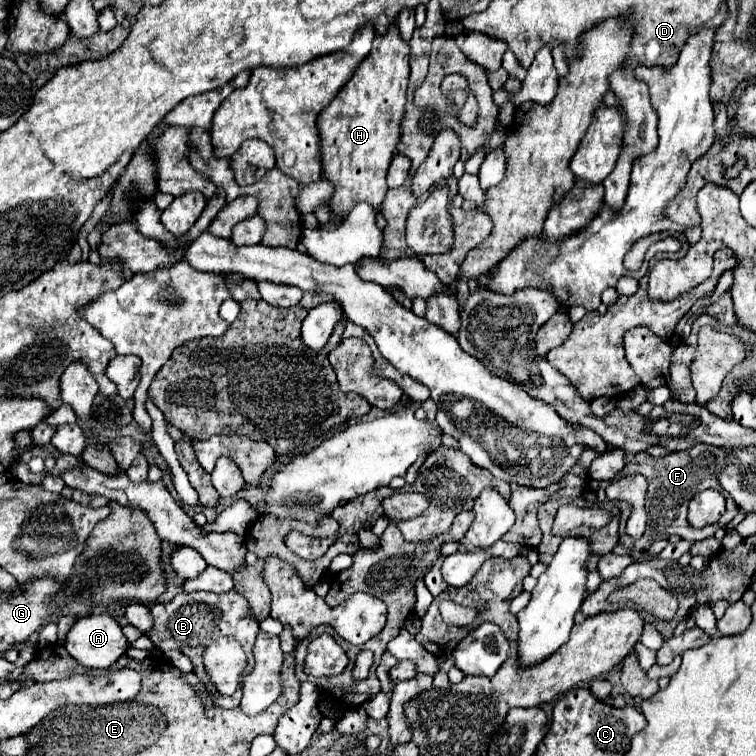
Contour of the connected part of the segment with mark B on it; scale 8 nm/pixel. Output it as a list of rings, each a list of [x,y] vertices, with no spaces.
[[[232,588],[224,594],[216,594],[216,592],[178,594],[170,602],[156,604],[152,608],[152,616],[154,616],[154,626],[146,634],[152,640],[152,644],[162,652],[180,650],[182,654],[190,656],[190,660],[194,664],[194,672],[198,674],[198,678],[202,682],[206,682],[206,688],[214,694],[218,706],[222,706],[222,708],[240,706],[240,700],[242,700],[241,687],[232,696],[220,696],[210,682],[210,676],[204,668],[204,662],[202,662],[202,654],[204,654],[204,648],[208,648],[208,644],[212,644],[216,638],[228,636],[228,638],[234,638],[236,642],[242,644],[242,648],[247,654],[249,668],[254,667],[252,646],[254,646],[254,638],[260,632],[260,628],[258,628],[258,622],[252,620],[252,612],[248,612],[248,600],[244,600],[244,596],[238,596],[236,588]]]

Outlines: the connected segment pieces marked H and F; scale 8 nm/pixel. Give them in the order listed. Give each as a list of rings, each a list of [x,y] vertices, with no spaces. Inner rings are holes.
[[[396,24],[384,36],[374,40],[370,54],[358,64],[352,78],[340,88],[336,98],[318,114],[318,130],[322,138],[324,178],[336,188],[332,196],[332,212],[346,216],[358,202],[380,208],[386,186],[386,172],[396,154],[400,138],[400,120],[404,116],[406,88],[410,76],[410,44],[402,38]]]
[[[696,444],[684,452],[670,452],[664,458],[650,458],[646,452],[634,454],[632,460],[626,464],[626,468],[620,472],[626,474],[642,474],[648,480],[648,494],[646,494],[646,512],[648,512],[648,528],[640,538],[630,538],[624,530],[620,530],[620,544],[630,550],[642,550],[646,552],[654,540],[668,538],[672,534],[678,534],[680,538],[692,540],[692,526],[686,520],[686,508],[690,498],[700,492],[714,488],[722,492],[720,488],[720,472],[728,464],[728,452],[726,448],[716,448],[708,444]]]

